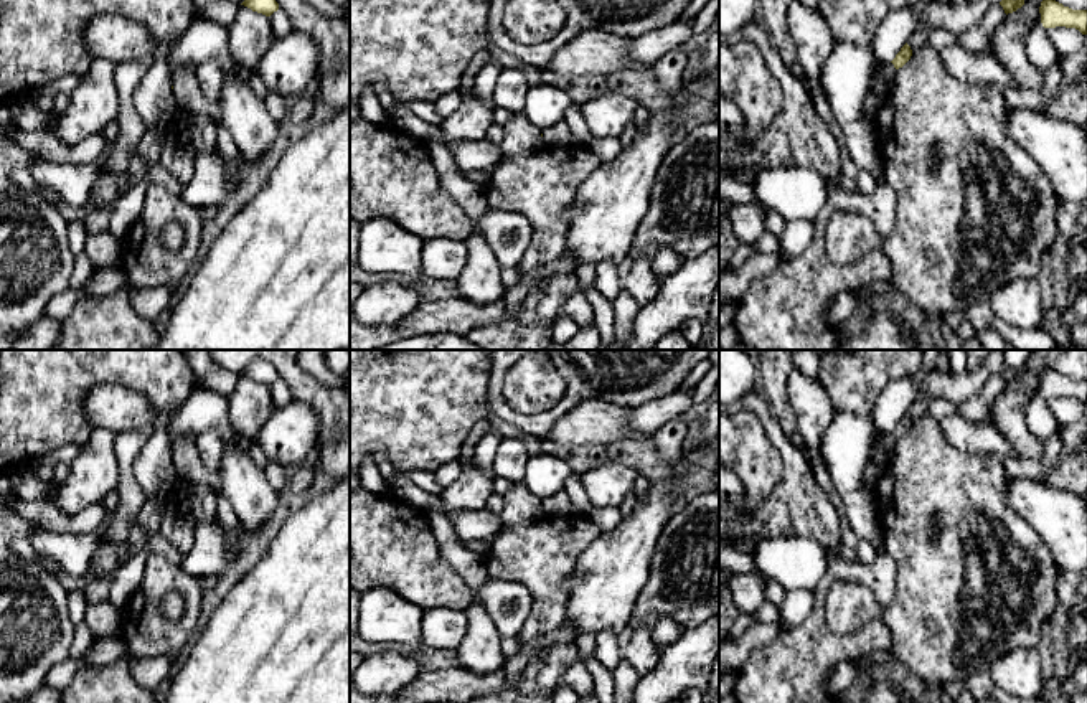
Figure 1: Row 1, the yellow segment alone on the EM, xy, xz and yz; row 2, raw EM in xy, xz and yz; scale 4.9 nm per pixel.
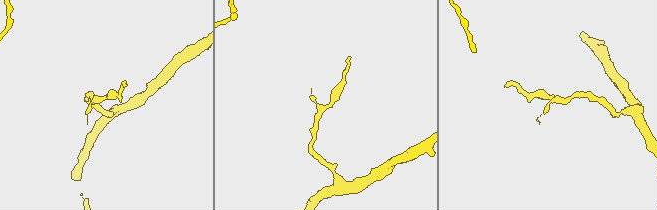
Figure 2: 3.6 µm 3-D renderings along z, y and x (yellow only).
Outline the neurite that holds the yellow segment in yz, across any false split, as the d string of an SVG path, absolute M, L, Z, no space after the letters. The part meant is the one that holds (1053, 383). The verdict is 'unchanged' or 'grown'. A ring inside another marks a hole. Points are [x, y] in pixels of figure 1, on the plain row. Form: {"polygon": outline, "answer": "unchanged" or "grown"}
{"polygon": "M1046 368L1041 371L1039 383L1044 398L1066 396L1087 404L1087 380L1072 380L1052 368Z", "answer": "unchanged"}

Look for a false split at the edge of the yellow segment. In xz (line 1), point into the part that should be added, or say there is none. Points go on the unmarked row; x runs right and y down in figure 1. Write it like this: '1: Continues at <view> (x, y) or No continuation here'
1: No continuation here

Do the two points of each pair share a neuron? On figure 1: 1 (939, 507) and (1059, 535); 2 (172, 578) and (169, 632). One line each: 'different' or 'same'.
1: different
2: same

